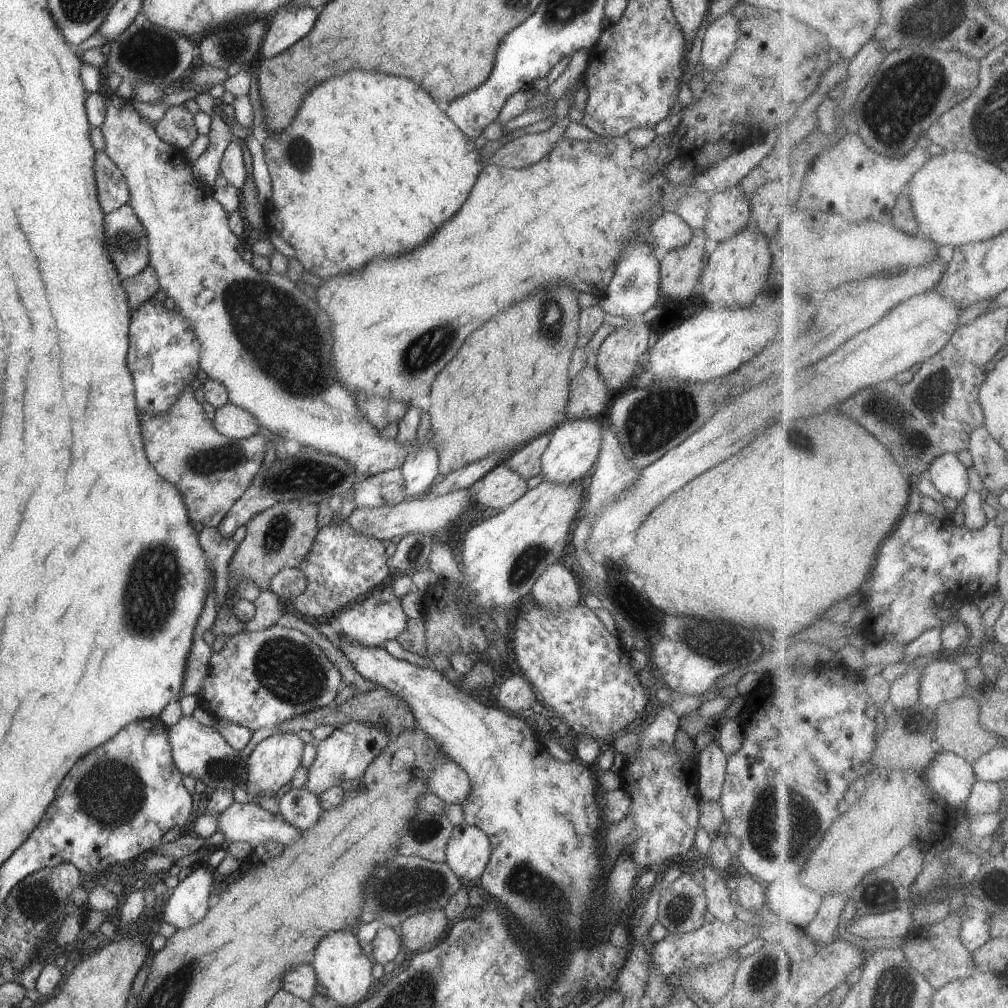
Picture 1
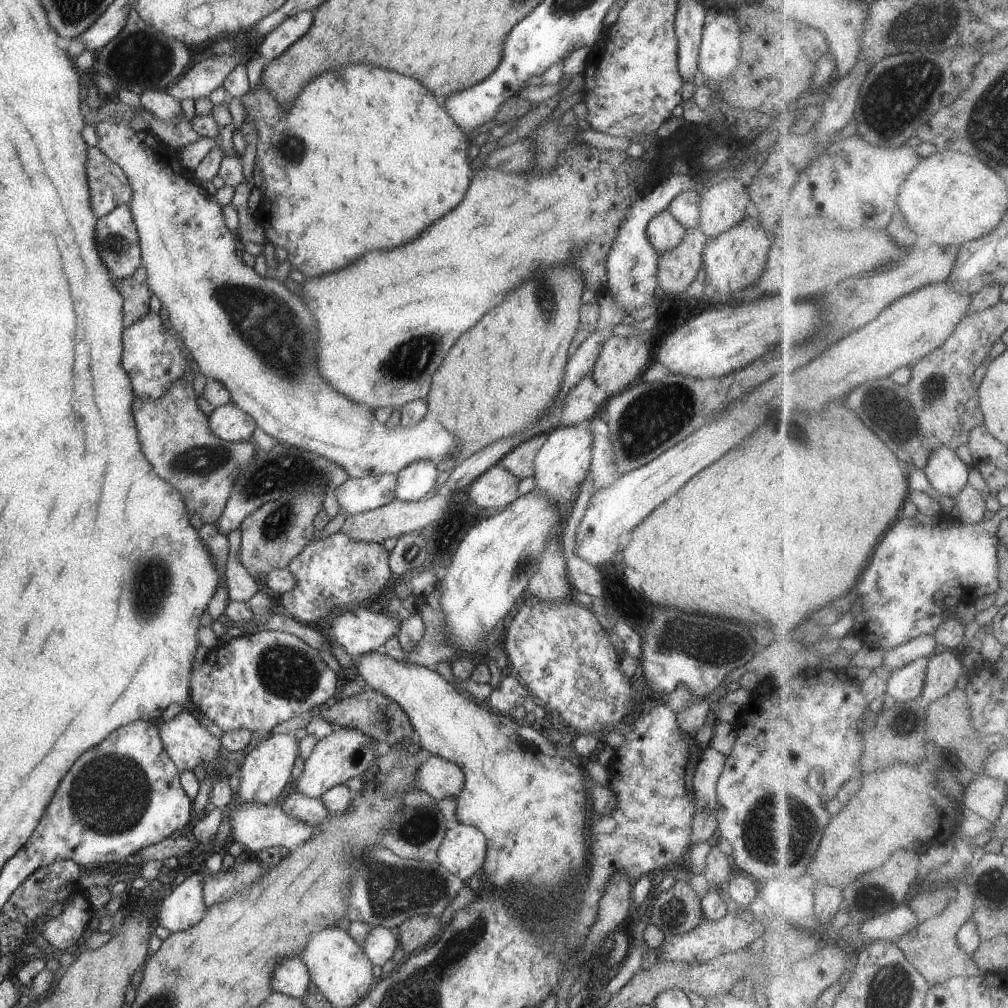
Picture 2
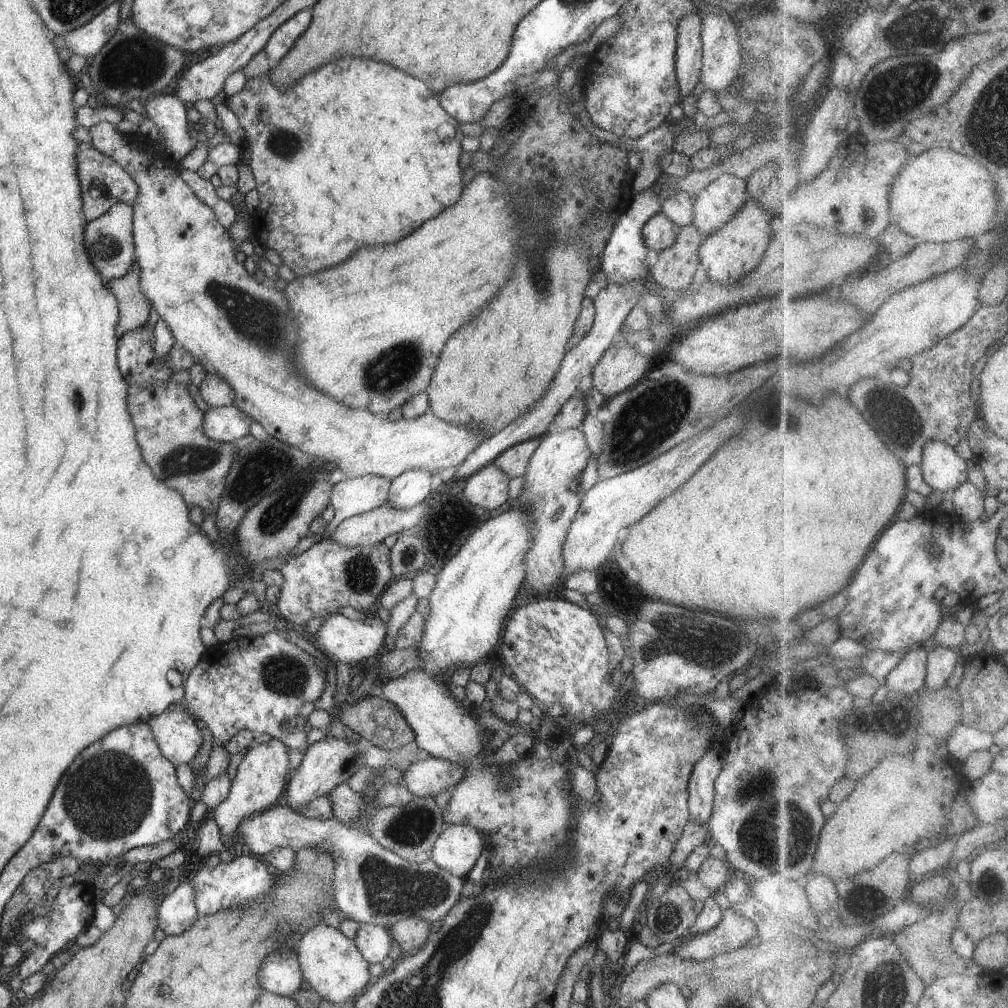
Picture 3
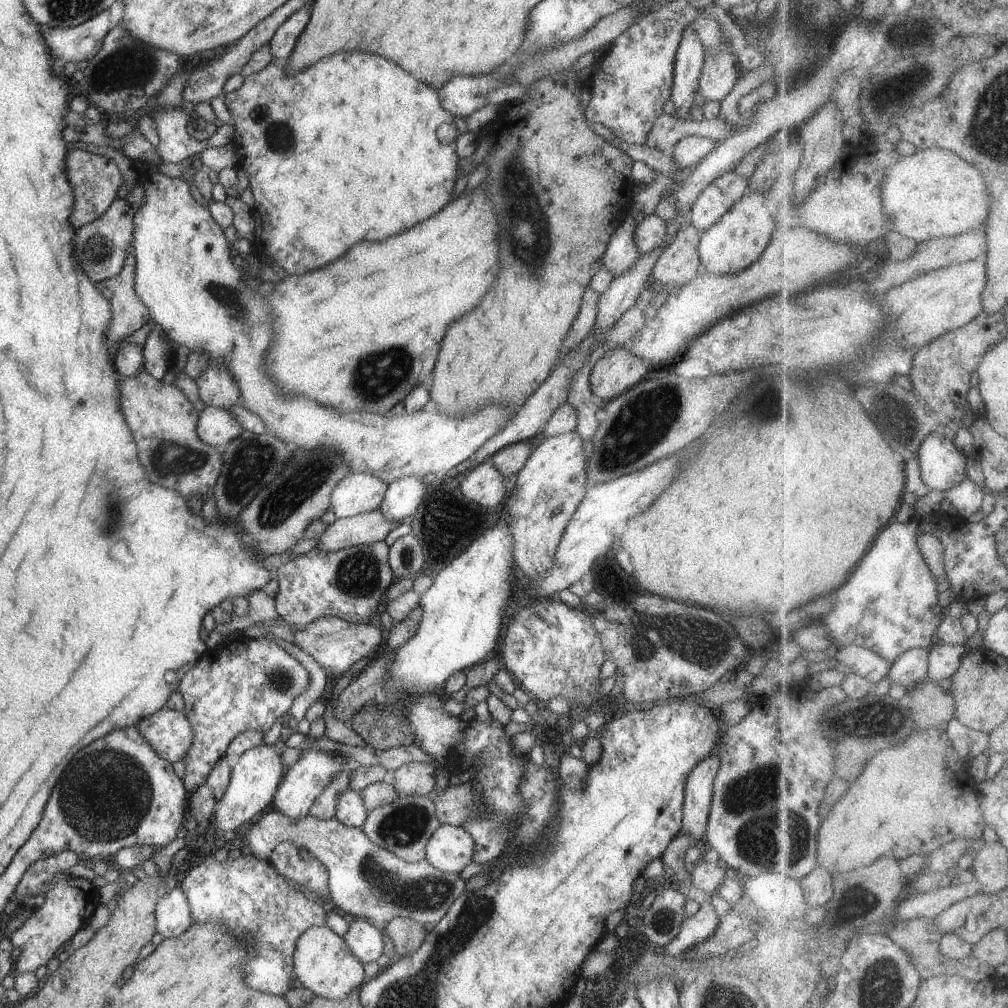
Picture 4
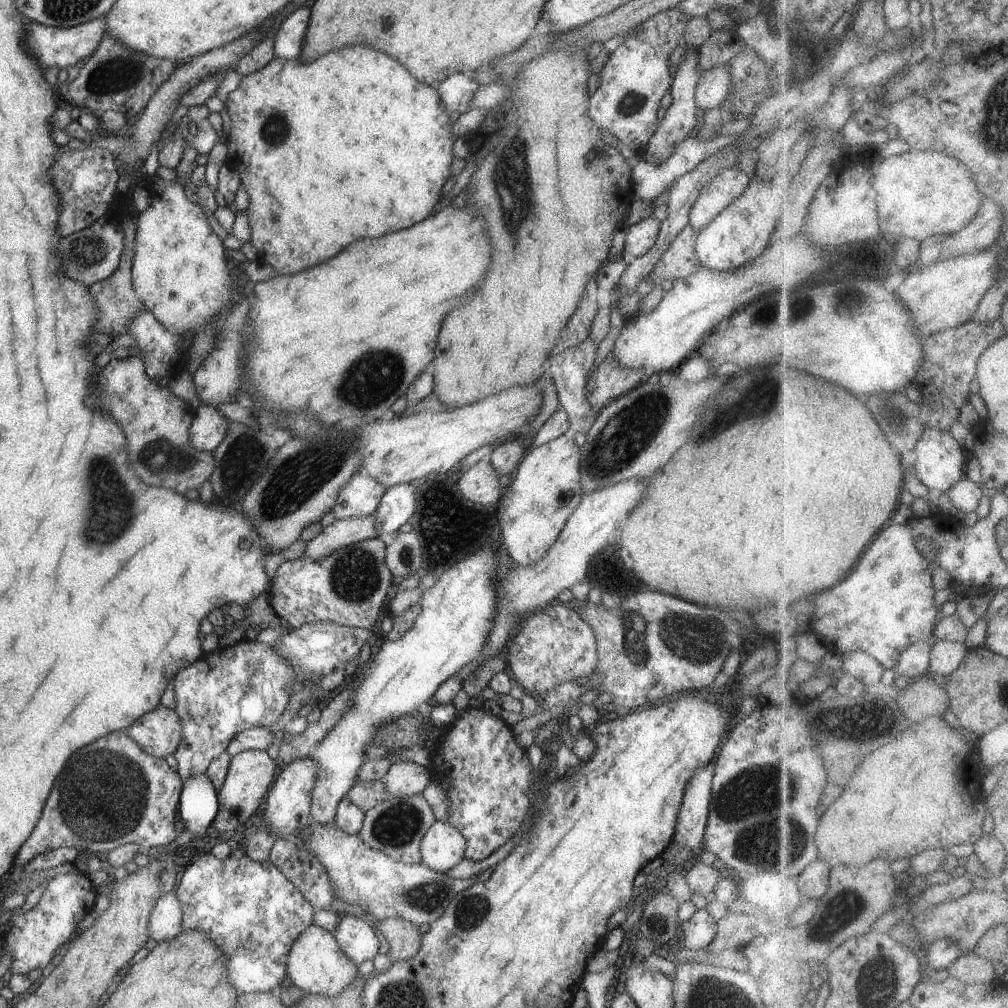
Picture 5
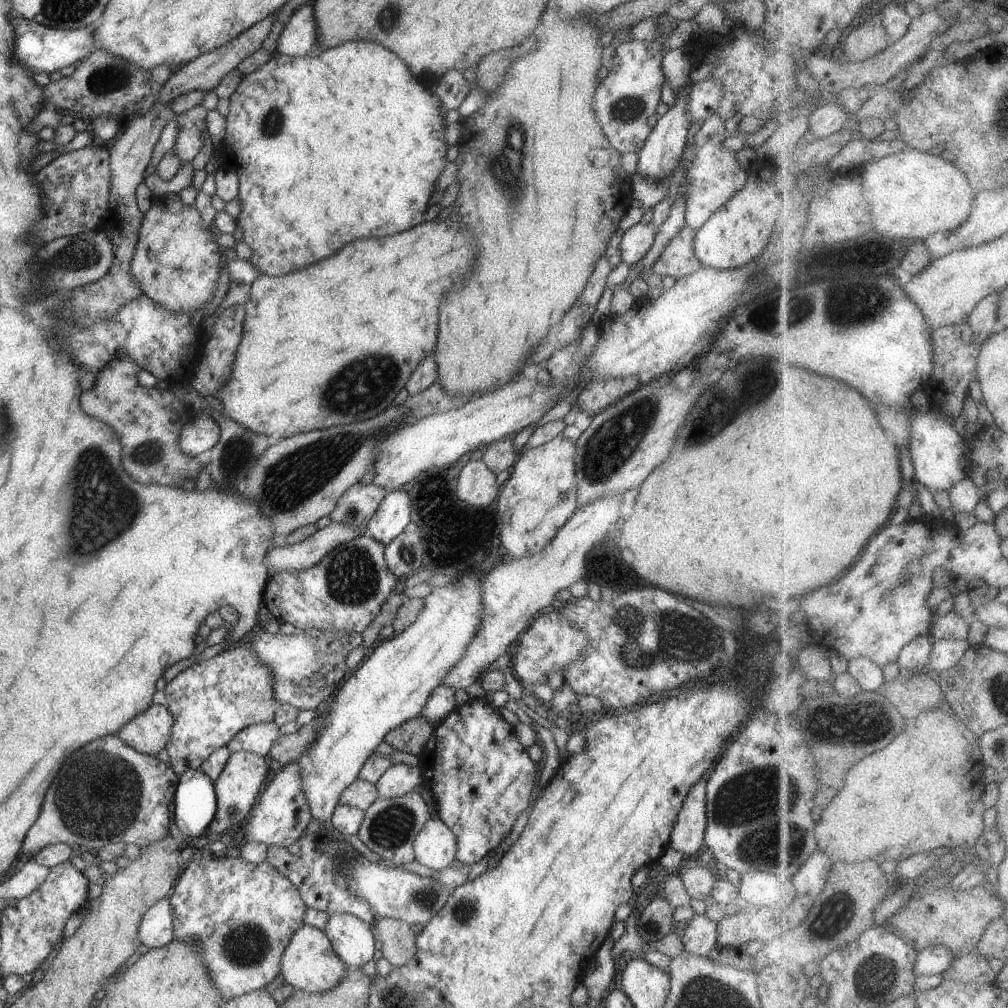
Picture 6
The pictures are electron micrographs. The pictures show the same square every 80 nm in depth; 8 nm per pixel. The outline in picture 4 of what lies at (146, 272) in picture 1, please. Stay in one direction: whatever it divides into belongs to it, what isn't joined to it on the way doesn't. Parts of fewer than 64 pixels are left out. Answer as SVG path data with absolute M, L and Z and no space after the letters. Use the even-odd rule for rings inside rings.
M132 250L120 274L99 282L97 287L108 297L113 312L107 332L110 344L128 339L149 320L148 307L135 291L135 256Z

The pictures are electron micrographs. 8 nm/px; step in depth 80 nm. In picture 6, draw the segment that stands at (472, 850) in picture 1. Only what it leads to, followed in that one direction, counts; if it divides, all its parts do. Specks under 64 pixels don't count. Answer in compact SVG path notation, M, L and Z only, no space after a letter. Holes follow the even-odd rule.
M431 818L418 833L413 847L418 868L441 871L454 862L457 838L443 820Z

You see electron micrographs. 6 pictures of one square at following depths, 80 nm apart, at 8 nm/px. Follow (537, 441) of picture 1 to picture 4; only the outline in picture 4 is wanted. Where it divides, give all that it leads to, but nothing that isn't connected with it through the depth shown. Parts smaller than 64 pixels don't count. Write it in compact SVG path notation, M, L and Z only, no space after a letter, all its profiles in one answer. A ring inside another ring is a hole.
M537 440L520 441L501 448L490 459L505 477L514 476L524 468L537 444Z

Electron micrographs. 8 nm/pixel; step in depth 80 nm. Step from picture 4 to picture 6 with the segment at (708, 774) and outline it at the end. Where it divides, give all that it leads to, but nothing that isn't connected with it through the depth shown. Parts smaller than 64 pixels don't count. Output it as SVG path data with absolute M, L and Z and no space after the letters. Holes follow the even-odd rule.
M704 776L700 782L692 786L669 839L669 847L681 852L683 856L693 857L703 848L706 829L706 780Z

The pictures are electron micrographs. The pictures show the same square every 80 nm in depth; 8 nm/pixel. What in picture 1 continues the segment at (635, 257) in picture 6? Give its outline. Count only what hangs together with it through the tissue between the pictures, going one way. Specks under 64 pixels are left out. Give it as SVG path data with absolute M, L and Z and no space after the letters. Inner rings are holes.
M673 209L662 213L651 222L652 242L660 253L686 246L693 237L693 228Z

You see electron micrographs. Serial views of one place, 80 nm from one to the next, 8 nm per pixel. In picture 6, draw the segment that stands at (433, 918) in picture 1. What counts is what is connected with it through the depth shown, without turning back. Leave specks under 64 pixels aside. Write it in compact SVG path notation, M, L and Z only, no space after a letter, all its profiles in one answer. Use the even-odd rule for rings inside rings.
M384 917L372 923L372 926L383 957L393 967L402 966L414 958L417 935L406 921Z

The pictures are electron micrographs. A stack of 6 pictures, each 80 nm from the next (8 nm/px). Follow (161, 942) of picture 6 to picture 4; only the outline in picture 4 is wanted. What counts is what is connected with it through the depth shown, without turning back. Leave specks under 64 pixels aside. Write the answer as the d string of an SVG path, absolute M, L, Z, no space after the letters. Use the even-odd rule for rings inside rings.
M178 884L155 906L155 921L158 939L180 936L193 923L191 906L185 890Z

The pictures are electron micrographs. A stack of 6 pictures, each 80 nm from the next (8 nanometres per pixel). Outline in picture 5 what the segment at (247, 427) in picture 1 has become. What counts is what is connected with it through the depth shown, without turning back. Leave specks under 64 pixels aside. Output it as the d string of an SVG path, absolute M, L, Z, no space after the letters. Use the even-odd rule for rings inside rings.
M201 404L193 411L195 417L189 432L190 442L195 449L214 452L224 442L231 421L217 407Z

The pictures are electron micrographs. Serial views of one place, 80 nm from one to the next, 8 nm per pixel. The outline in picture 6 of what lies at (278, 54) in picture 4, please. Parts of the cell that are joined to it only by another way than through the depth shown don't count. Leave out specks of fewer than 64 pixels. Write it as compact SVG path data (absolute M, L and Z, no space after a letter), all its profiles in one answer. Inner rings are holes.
M311 2L294 10L277 39L277 51L289 57L316 52L317 26Z

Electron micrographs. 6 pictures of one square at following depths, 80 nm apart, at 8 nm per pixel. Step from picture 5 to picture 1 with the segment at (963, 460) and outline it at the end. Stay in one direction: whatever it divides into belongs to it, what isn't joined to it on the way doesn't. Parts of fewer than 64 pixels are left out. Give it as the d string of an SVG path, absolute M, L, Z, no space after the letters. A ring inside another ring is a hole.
M948 453L936 459L927 475L946 496L960 503L973 489L970 486L970 468L958 458L958 453Z

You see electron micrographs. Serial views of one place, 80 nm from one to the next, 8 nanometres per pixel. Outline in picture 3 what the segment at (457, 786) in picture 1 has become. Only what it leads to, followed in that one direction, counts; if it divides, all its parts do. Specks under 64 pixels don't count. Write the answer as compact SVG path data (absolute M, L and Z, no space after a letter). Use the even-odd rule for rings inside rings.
M430 757L412 762L404 772L401 784L414 796L428 799L452 790L465 775L465 768L452 761Z

